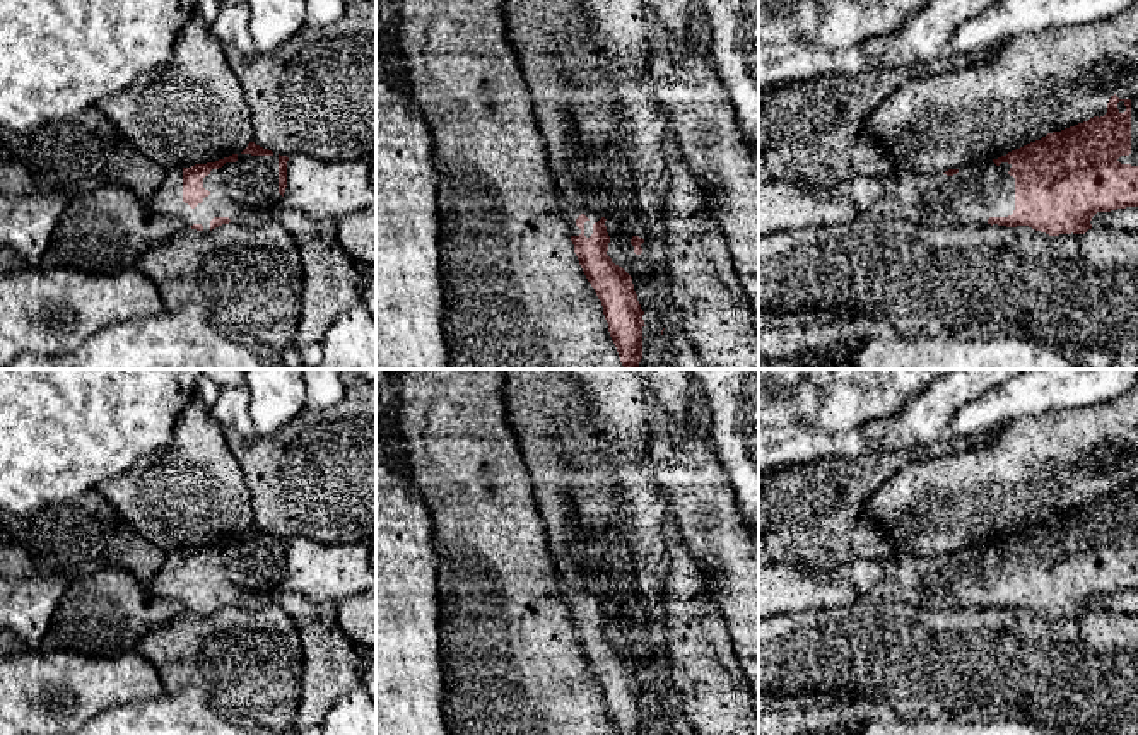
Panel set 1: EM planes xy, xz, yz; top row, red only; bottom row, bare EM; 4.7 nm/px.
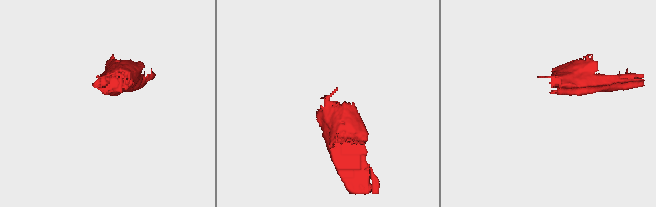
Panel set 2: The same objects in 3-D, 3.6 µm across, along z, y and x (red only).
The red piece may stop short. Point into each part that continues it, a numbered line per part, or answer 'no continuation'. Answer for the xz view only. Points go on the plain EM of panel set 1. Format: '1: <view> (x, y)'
1: xz (607, 556)

